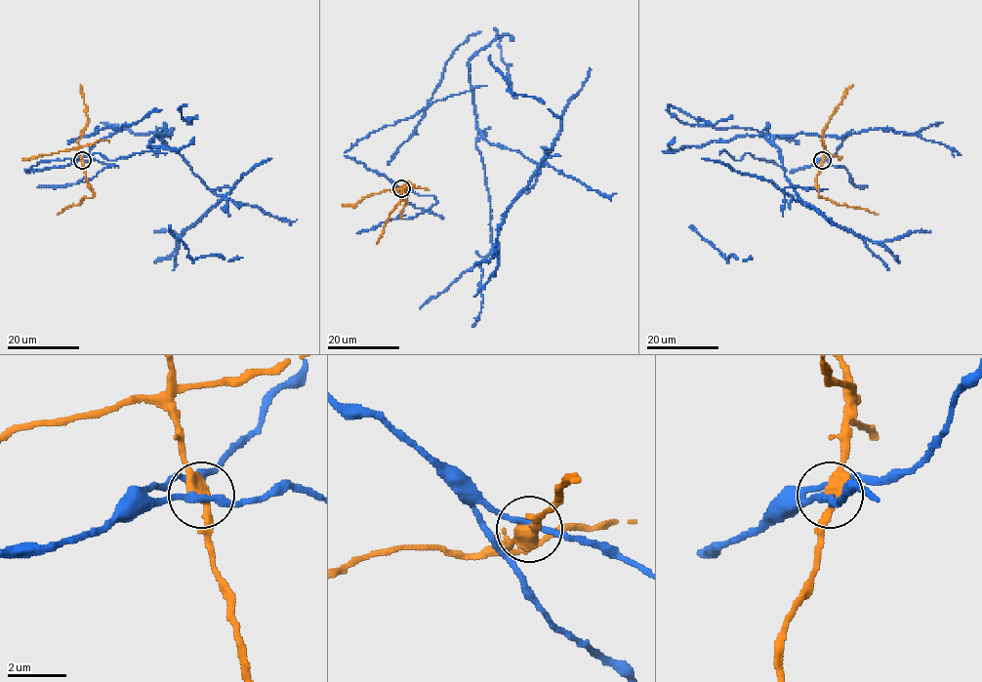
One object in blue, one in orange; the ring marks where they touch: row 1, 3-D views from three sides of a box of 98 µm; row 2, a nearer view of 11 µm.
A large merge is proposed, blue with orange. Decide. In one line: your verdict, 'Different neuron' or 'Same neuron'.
Different neuron

